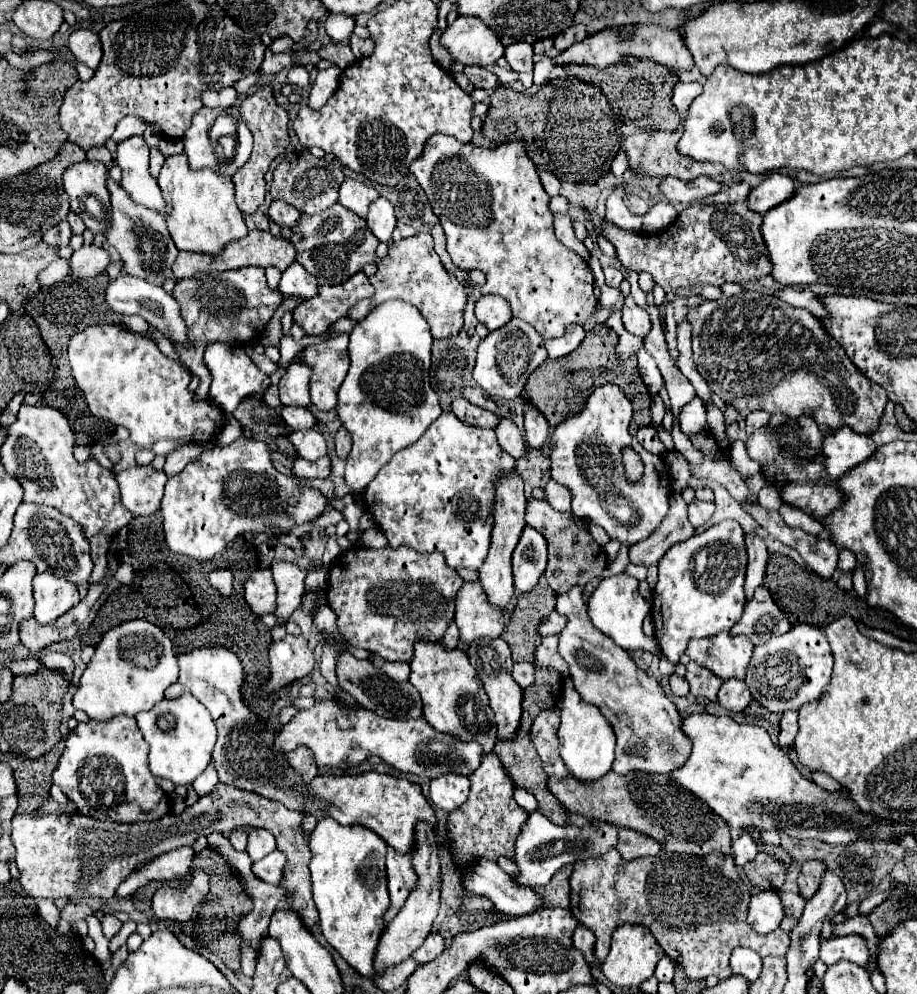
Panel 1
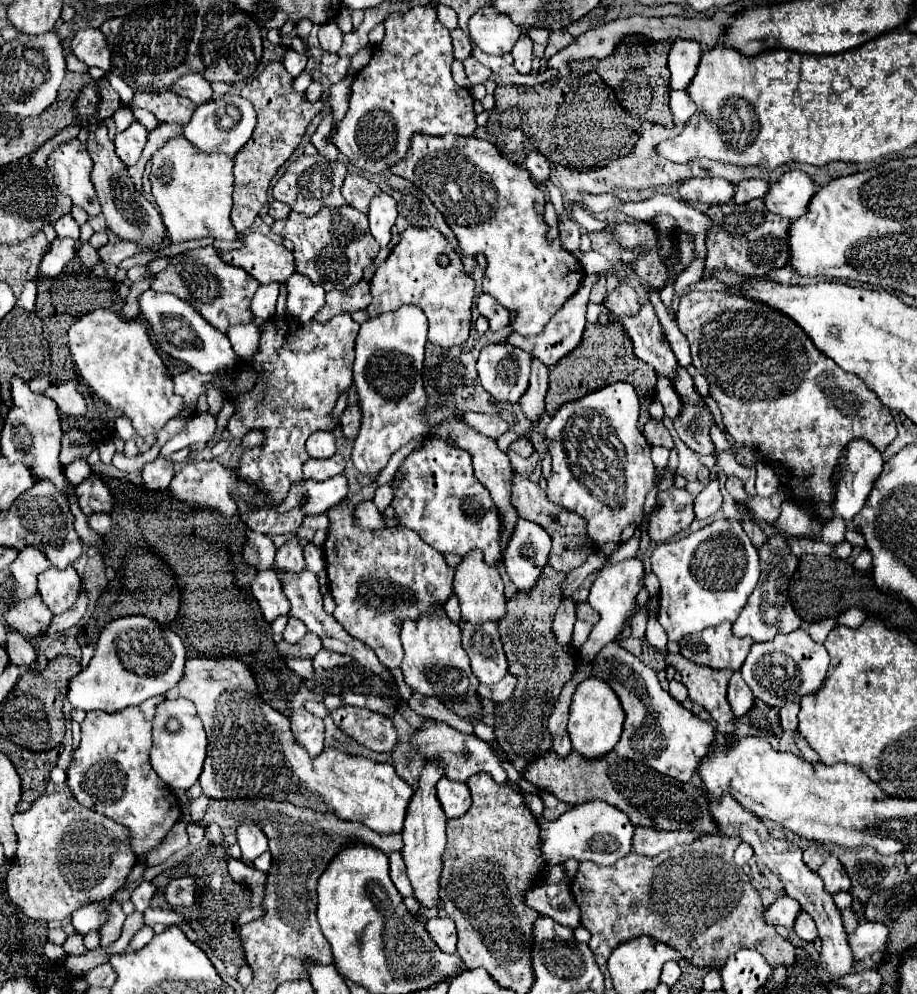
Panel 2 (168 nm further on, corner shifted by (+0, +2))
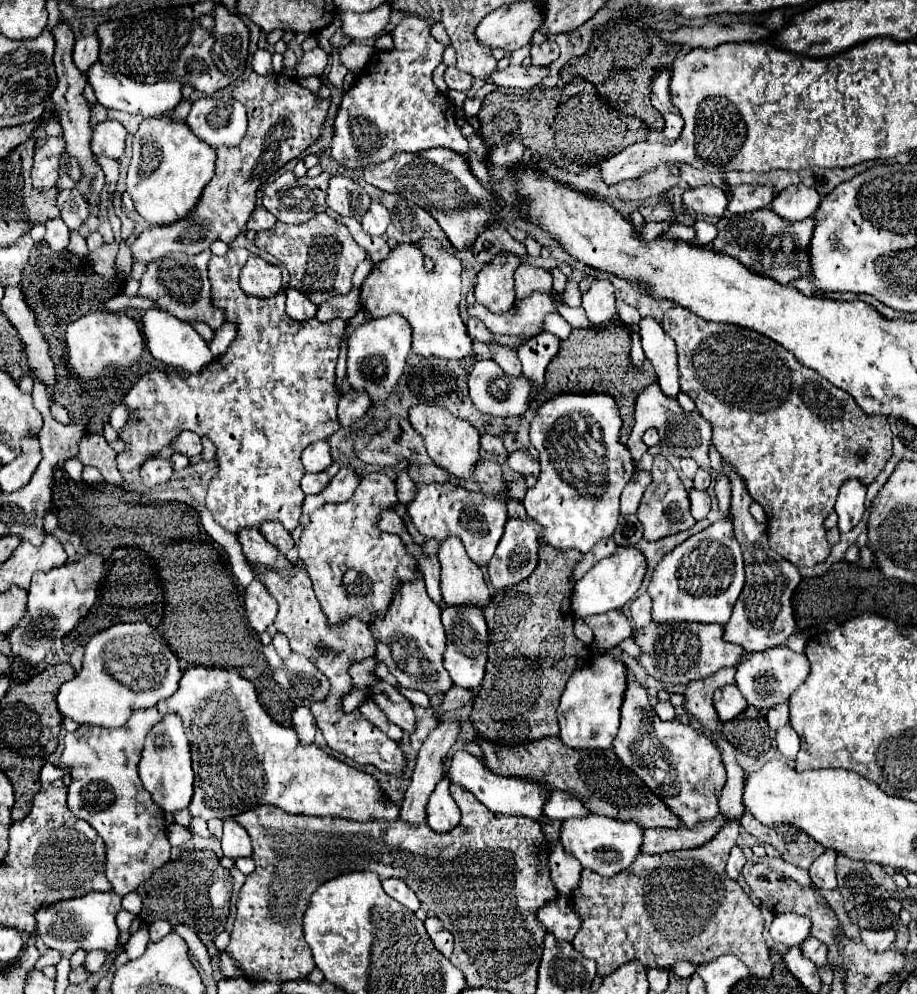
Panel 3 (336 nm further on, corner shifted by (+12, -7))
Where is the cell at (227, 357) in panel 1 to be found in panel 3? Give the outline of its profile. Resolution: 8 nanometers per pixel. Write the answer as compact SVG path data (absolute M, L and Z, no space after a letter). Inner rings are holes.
M152 308L152 310L146 310L146 314L142 318L142 324L144 324L146 344L148 344L148 348L150 348L150 352L156 360L160 360L168 366L174 366L174 368L182 368L190 374L200 372L202 368L206 368L212 362L214 356L206 348L206 340L188 322L182 322L176 316L164 312L164 310Z

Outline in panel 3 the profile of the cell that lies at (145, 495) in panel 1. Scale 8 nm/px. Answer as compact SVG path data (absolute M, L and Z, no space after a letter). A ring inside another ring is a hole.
M150 458L148 462L142 464L140 468L140 478L142 478L142 484L148 486L148 488L154 488L154 486L160 486L160 484L166 484L170 482L172 478L172 464L168 458Z

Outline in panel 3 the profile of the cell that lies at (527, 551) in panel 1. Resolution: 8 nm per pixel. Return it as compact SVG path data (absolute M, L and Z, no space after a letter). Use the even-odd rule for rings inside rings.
M508 518L502 540L488 564L496 590L510 588L528 578L538 564L538 532L520 518Z

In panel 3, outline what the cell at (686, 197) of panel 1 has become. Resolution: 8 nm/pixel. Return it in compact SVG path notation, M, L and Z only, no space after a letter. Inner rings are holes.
M700 186L700 188L692 188L684 192L684 204L688 210L694 210L696 214L720 218L726 212L728 198L716 186Z

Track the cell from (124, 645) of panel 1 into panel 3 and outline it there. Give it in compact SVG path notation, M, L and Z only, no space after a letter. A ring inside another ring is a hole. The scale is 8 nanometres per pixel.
M134 622L134 624L114 624L90 638L84 652L82 670L68 682L60 686L58 692L58 710L62 716L76 720L78 724L92 724L104 728L120 728L126 724L130 714L140 708L152 708L160 700L166 700L170 694L176 692L178 682L182 678L182 670L178 658L168 648L166 640L152 628L148 622Z

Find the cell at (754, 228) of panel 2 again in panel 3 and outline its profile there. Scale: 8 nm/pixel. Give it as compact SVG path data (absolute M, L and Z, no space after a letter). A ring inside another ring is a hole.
M756 210L738 216L724 216L718 222L718 236L714 240L714 250L736 258L748 270L768 276L780 284L790 284L796 278L810 278L810 236L814 232L814 220L806 218L800 222L780 220L780 216L770 210Z

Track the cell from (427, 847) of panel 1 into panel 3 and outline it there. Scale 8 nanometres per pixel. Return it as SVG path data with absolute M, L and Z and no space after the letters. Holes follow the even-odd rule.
M444 718L426 738L426 742L422 744L420 752L418 752L418 758L416 758L416 768L414 768L414 774L412 774L412 780L410 780L410 786L406 790L406 798L404 798L404 804L400 808L400 820L406 820L406 822L426 822L426 804L428 804L428 796L432 794L434 786L444 778L442 776L442 768L444 768L444 760L448 756L448 750L452 748L452 744L456 742L460 734L460 720L450 720L450 718Z

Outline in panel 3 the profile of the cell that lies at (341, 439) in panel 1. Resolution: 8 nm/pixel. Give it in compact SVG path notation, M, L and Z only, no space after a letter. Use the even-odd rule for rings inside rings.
M346 392L340 398L338 404L338 418L342 426L350 426L354 424L358 418L362 418L366 414L366 410L370 408L370 396L366 396L366 392Z

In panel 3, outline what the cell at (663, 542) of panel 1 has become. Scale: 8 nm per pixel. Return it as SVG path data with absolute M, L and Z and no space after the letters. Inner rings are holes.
M676 470L668 478L668 492L664 498L660 500L654 498L650 488L644 492L636 516L644 526L646 540L660 540L664 536L672 536L676 532L688 530L696 524L696 520L690 514L688 490L680 482Z

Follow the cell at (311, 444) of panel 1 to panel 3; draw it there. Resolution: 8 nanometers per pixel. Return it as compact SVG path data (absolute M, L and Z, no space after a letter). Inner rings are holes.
M314 442L302 452L302 464L306 472L322 472L332 464L330 456L330 444L324 442Z

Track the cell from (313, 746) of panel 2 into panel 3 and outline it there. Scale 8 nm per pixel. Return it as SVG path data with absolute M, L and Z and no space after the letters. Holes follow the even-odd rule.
M306 706L296 708L296 712L294 712L292 718L294 718L294 730L298 732L300 742L304 746L312 744L314 742L314 734L316 734L316 720L314 720L310 708L306 708Z

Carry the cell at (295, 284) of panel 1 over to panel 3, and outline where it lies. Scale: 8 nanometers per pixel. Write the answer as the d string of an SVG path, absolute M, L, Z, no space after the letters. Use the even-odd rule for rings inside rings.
M286 288L286 314L296 320L296 322L304 322L308 318L316 316L316 304L310 302L310 298L294 288Z

